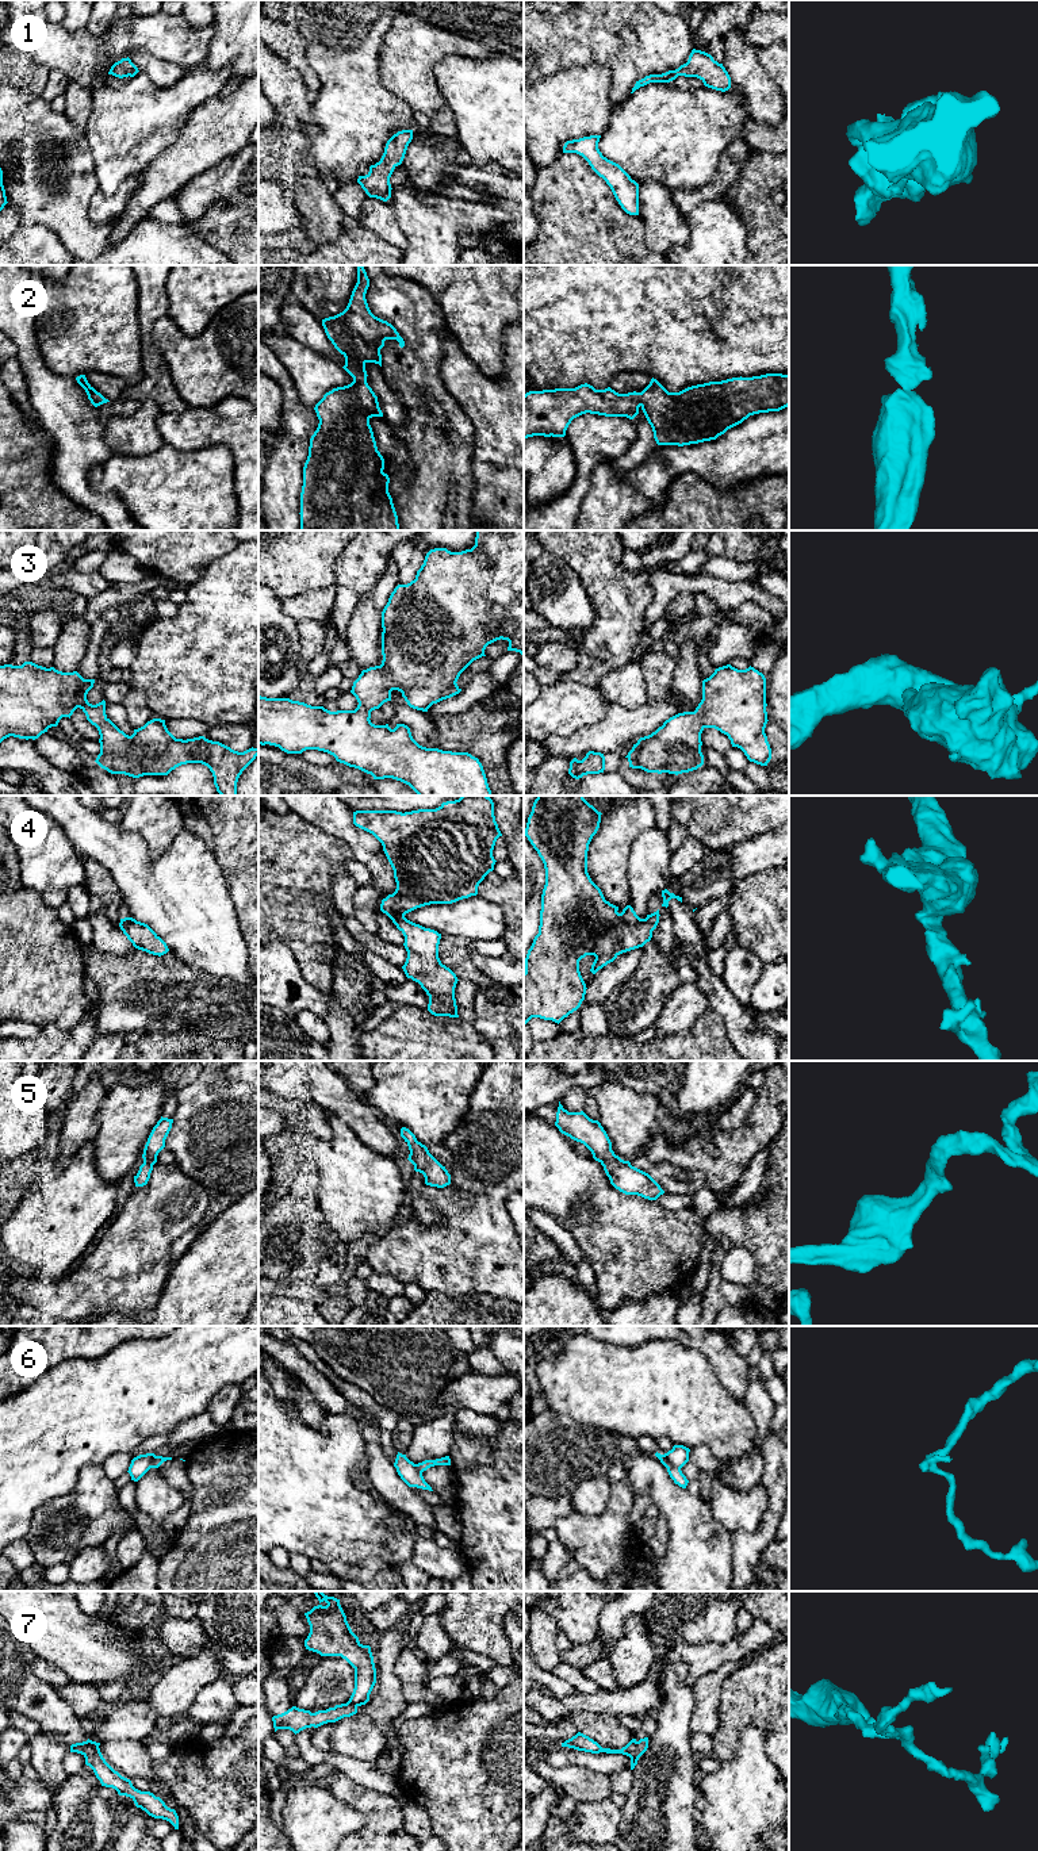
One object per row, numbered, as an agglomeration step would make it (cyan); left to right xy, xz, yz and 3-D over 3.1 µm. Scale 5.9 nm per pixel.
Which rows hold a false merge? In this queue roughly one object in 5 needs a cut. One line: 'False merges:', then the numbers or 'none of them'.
False merges: 6, 7

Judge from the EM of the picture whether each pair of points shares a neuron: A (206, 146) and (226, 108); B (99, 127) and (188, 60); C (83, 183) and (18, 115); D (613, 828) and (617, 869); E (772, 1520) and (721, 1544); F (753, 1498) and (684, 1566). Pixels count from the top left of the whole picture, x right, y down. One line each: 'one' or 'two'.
A: one
B: two
C: one
D: one
E: two
F: two

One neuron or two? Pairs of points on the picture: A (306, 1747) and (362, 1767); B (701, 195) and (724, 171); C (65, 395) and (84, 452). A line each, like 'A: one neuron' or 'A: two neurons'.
A: one neuron
B: one neuron
C: one neuron

